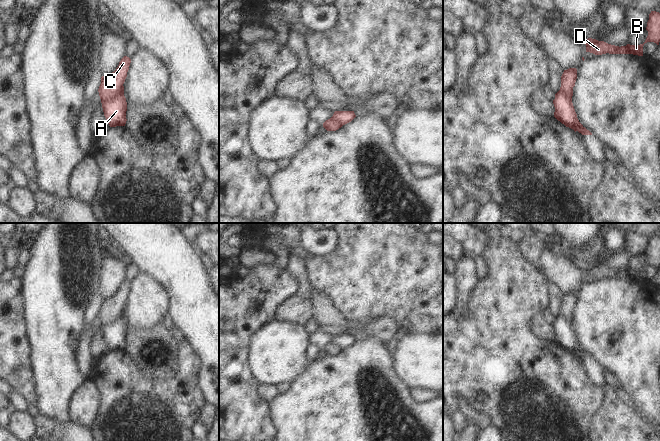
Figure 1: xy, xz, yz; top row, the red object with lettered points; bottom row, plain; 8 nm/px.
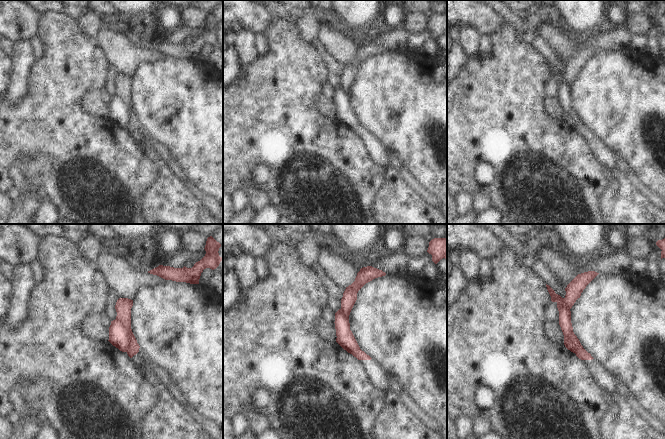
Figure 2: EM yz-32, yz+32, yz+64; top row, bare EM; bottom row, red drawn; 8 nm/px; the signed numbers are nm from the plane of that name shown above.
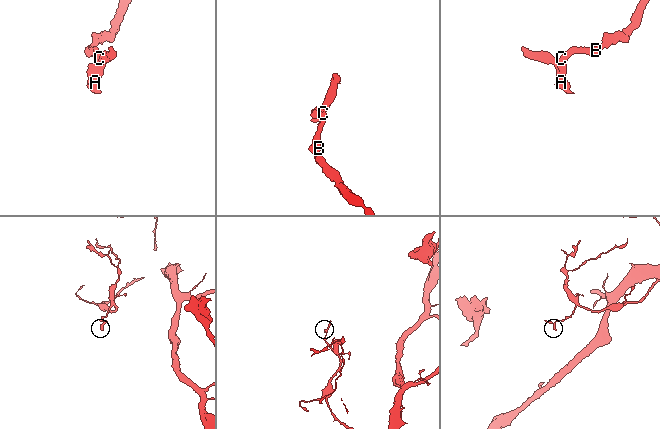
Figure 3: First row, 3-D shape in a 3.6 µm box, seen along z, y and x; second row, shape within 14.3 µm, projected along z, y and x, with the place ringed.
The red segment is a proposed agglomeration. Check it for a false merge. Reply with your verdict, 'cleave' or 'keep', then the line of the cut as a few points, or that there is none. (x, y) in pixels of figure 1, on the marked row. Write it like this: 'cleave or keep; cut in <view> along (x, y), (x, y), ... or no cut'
cleave; cut in xy along (122, 85), (121, 89), (112, 98), (106, 99), (102, 103)

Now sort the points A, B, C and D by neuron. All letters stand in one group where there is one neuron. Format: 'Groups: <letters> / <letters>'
Groups: A / B C D.

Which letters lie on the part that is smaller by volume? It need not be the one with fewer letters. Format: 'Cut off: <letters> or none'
Cut off: A

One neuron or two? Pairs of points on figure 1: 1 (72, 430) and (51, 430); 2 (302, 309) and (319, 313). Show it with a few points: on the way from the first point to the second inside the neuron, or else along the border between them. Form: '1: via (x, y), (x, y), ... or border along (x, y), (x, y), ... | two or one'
1: via (67, 430), (56, 430) | one
2: border along (310, 299), (313, 317) | two

